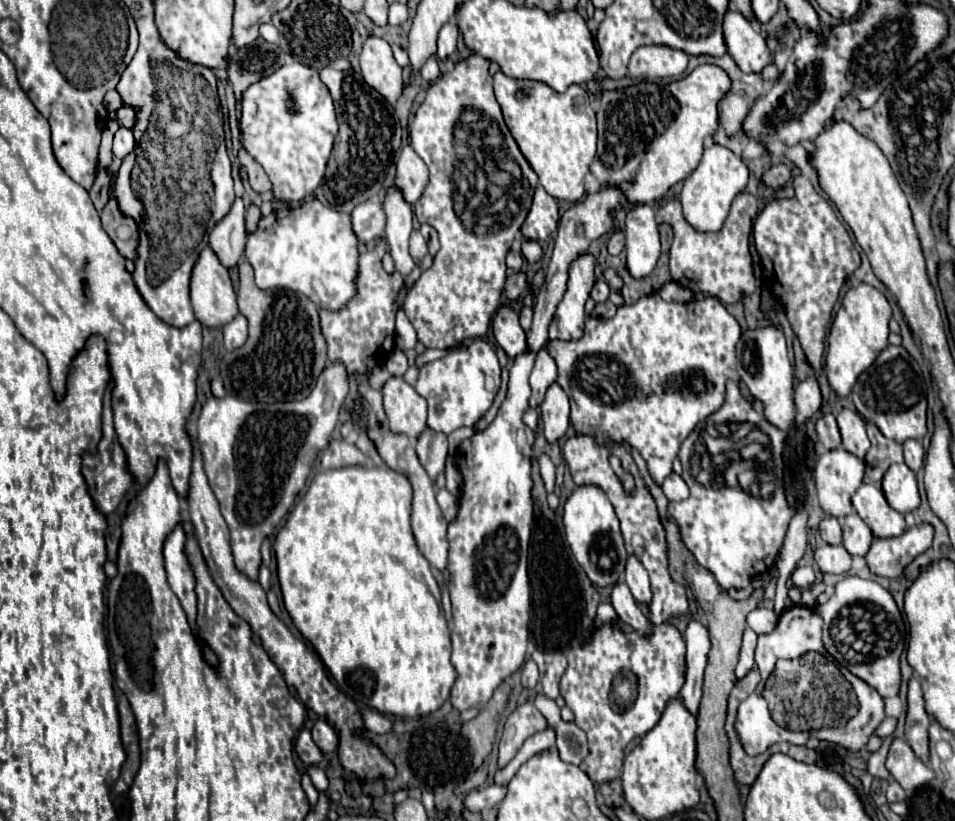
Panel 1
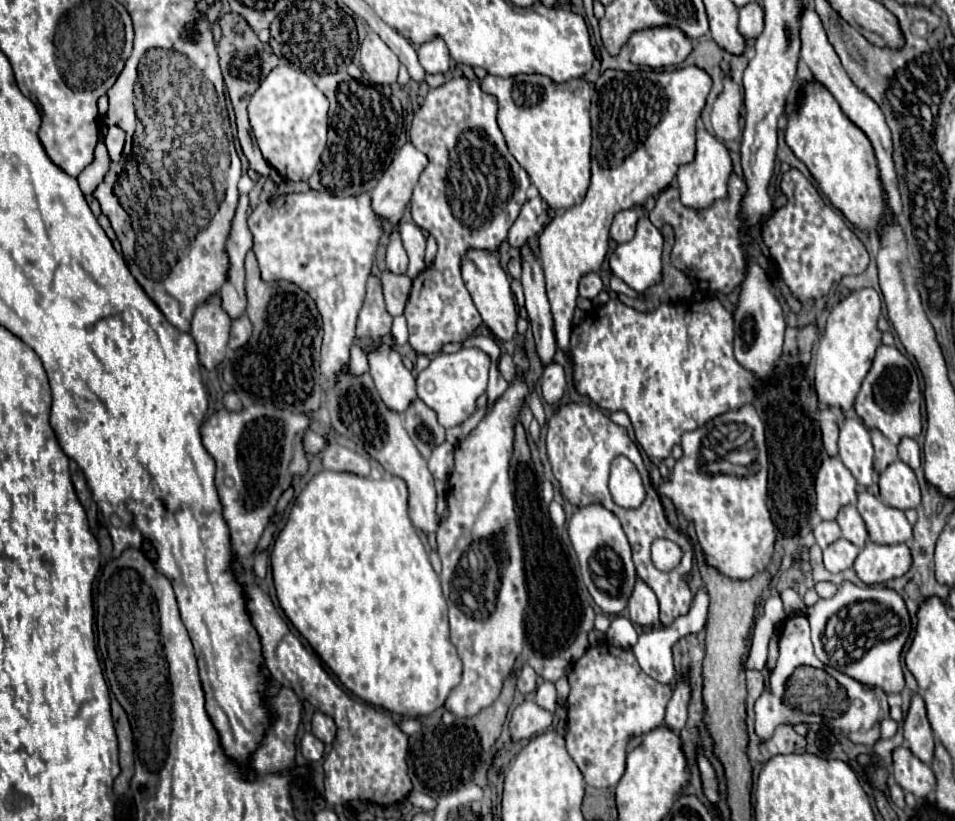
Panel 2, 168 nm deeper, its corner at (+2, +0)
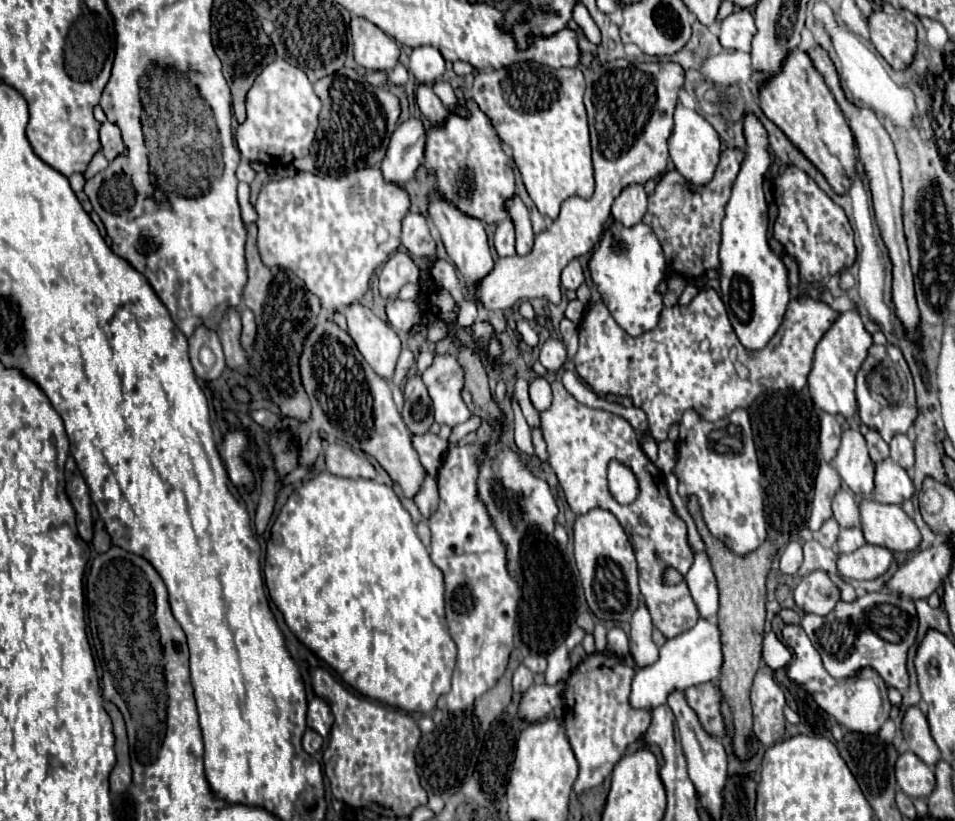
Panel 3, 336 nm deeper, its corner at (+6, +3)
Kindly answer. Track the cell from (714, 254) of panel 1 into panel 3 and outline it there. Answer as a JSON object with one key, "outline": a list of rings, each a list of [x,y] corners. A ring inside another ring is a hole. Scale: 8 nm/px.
{"outline":[[[741,149],[723,151],[719,169],[715,171],[713,181],[705,187],[691,187],[689,183],[671,183],[669,179],[661,179],[657,183],[655,193],[649,197],[649,209],[643,217],[643,223],[655,231],[663,247],[667,267],[671,271],[681,273],[685,277],[699,277],[705,271],[719,269],[721,221],[741,161],[743,161]]]}

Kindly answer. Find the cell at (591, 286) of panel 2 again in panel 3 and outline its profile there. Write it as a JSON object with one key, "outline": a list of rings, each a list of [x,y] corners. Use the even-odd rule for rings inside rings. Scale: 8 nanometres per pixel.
{"outline":[[[575,259],[567,265],[567,269],[563,269],[563,277],[561,277],[561,285],[565,289],[579,289],[579,285],[585,283],[585,275],[583,275],[583,267],[581,263]]]}

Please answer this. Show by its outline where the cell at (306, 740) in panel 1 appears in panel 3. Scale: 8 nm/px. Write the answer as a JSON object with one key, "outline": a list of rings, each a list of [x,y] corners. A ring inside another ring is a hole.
{"outline":[[[306,729],[302,737],[302,747],[309,755],[313,756],[321,750],[323,746],[323,738],[313,729]]]}

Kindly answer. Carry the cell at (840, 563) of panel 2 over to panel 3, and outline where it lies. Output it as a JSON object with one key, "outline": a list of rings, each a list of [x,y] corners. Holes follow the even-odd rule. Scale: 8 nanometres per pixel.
{"outline":[[[841,529],[839,539],[837,539],[839,553],[851,553],[851,551],[859,549],[863,543],[865,543],[865,537],[863,537],[861,529]]]}

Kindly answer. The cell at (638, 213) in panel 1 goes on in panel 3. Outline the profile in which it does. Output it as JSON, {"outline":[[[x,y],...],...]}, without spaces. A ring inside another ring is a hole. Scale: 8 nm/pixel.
{"outline":[[[613,223],[609,229],[605,229],[589,259],[589,271],[613,319],[629,335],[641,335],[657,325],[663,303],[655,287],[665,279],[665,259],[657,235],[649,225],[637,223],[635,227],[627,229],[619,223]]]}

